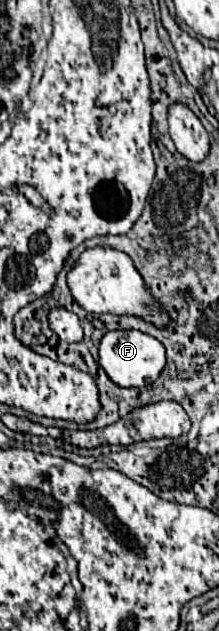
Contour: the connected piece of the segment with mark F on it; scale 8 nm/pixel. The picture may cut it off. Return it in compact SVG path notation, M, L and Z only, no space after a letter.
M108 331L100 341L100 359L98 363L106 371L106 375L120 387L144 387L158 379L160 371L166 365L164 345L142 331Z

